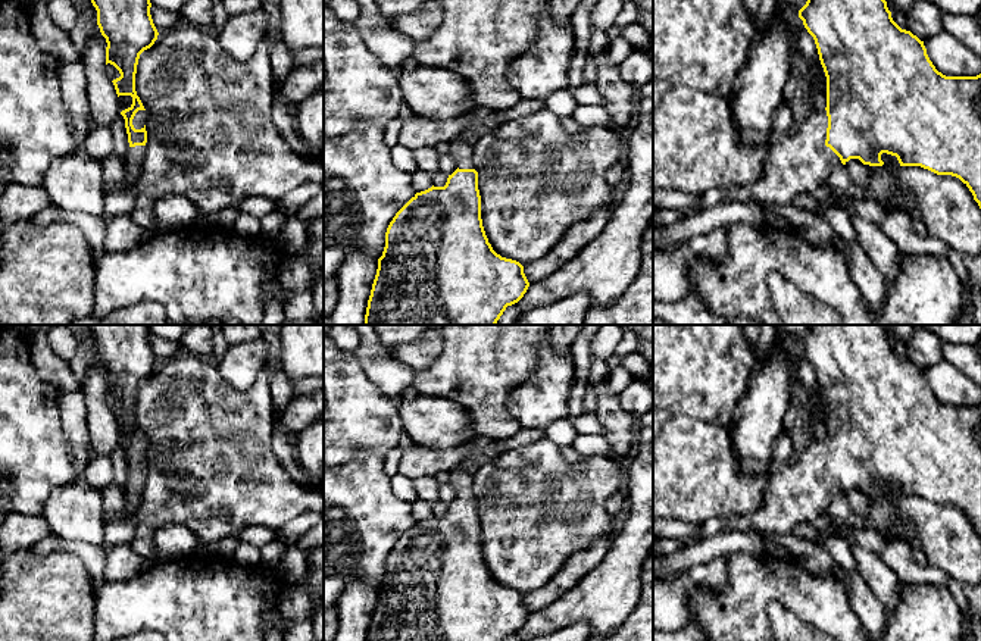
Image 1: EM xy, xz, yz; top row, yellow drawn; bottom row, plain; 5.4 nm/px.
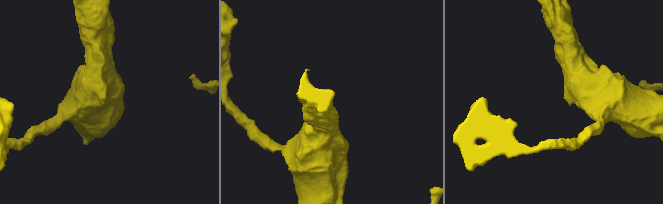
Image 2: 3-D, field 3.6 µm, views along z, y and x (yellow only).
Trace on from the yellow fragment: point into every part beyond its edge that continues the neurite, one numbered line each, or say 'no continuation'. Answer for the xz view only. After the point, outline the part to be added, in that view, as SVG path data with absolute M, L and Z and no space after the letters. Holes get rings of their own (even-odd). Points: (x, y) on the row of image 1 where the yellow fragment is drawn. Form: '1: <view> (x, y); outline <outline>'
1: xz (461, 150); outline M463 135L450 141L449 154L453 157L459 169L475 169L472 162L472 144L469 144Z

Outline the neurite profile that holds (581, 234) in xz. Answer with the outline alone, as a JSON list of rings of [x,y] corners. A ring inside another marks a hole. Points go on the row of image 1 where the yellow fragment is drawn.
[[[613,204],[600,207],[591,218],[572,225],[544,257],[524,266],[528,282],[544,279],[577,257],[604,228]]]

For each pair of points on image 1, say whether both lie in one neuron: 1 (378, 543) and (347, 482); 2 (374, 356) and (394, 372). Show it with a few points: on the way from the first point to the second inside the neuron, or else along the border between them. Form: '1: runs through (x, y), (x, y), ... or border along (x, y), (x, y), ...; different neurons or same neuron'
1: runs through (364, 528), (347, 509), (347, 497); same neuron
2: runs through (378, 360), (390, 372); same neuron

